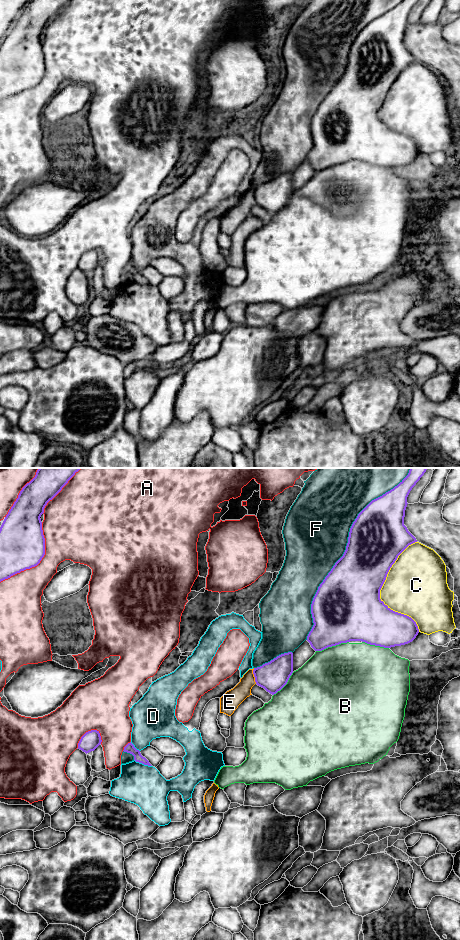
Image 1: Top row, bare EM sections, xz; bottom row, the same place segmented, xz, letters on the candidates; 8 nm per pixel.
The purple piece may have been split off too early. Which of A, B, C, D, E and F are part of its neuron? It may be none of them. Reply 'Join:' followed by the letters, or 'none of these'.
Join: none of these

